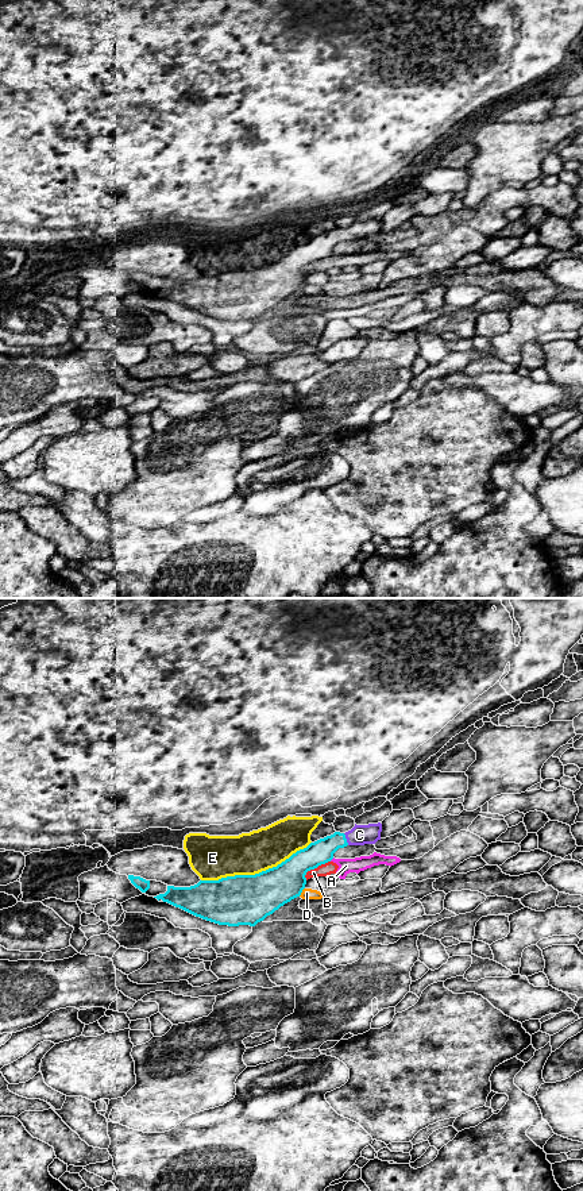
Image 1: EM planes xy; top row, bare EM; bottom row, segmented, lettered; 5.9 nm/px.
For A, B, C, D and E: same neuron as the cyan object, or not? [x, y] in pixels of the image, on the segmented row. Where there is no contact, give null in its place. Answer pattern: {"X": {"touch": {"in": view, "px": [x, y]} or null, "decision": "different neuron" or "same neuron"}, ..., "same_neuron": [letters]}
{"A": {"touch": {"in": "xy", "px": [331, 859]}, "decision": "different neuron"}, "B": {"touch": {"in": "xy", "px": [315, 867]}, "decision": "different neuron"}, "C": {"touch": {"in": "xy", "px": [346, 839]}, "decision": "same neuron"}, "D": {"touch": {"in": "xy", "px": [301, 891]}, "decision": "different neuron"}, "E": {"touch": {"in": "xy", "px": [255, 874]}, "decision": "different neuron"}, "same_neuron": ["C"]}

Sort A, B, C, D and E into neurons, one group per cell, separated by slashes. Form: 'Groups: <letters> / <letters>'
Groups: A B / C / D / E

